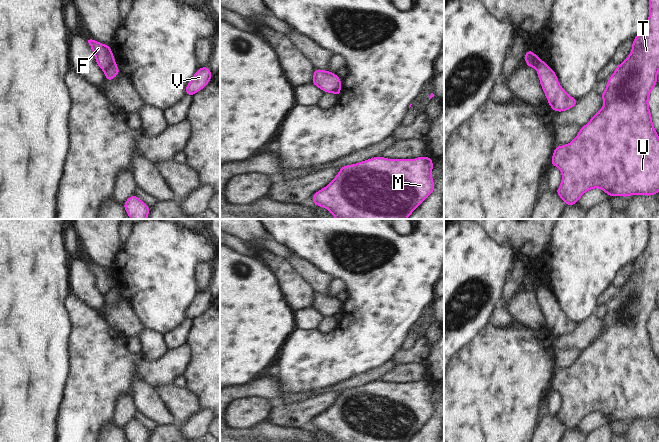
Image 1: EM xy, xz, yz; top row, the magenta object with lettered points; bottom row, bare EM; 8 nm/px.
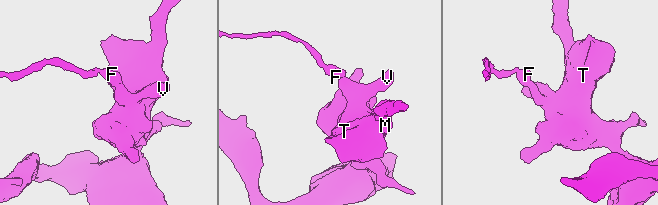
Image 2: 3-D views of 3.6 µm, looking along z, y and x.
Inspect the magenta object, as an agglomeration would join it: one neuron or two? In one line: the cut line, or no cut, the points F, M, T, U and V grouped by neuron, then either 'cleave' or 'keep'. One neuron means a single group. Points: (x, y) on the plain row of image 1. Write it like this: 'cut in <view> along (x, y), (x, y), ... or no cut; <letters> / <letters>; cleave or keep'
cut in xy along (115, 286), (104, 296); F / M T U V; cleave

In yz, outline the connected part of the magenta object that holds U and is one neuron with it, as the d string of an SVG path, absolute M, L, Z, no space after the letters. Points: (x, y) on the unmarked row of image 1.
M647 219L649 241L645 251L632 264L632 274L628 281L616 289L614 297L608 302L606 312L600 319L605 327L589 346L580 351L577 360L569 367L554 371L550 386L559 392L562 403L555 415L566 427L575 429L587 415L599 412L609 421L629 421L631 419L653 420L659 417L659 359L652 346L649 320L658 308L659 295L659 219Z

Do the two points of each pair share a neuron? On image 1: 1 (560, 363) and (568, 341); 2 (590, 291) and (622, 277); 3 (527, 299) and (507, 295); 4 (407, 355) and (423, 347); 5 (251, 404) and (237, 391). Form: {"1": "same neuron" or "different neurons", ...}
{"1": "different neurons", "2": "different neurons", "3": "different neurons", "4": "same neuron", "5": "different neurons"}

